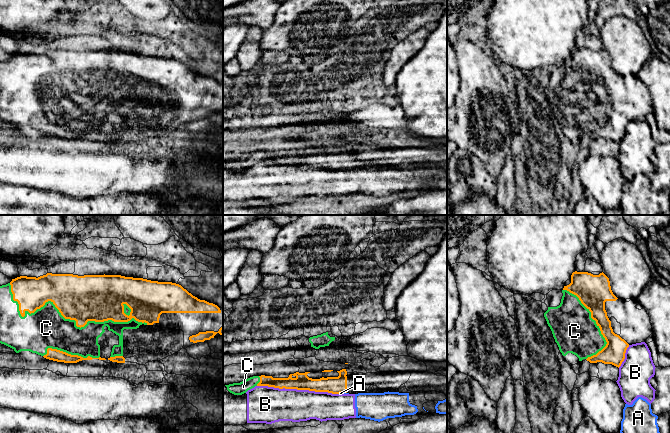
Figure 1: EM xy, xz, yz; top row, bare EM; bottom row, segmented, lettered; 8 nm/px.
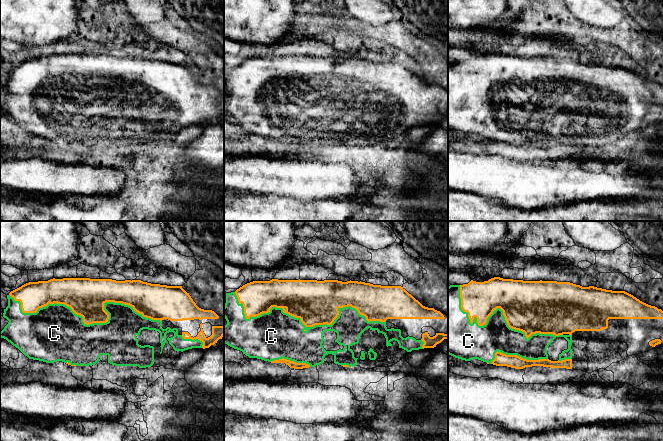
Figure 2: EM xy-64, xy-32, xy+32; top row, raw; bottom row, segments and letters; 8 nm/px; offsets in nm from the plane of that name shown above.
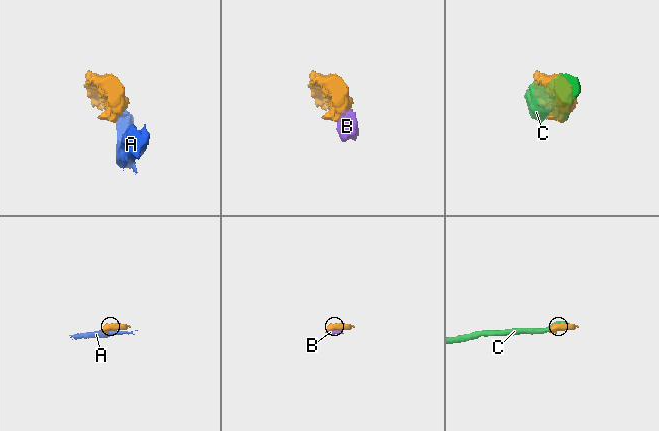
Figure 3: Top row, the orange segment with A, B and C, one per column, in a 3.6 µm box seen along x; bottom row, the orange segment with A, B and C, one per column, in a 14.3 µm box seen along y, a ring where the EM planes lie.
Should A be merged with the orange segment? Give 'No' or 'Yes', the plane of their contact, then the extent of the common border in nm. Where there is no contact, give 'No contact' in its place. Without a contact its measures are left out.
No. Touches orange in xz. Shared border 60 nm

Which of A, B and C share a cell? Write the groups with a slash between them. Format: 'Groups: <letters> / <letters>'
Groups: A / B / C

